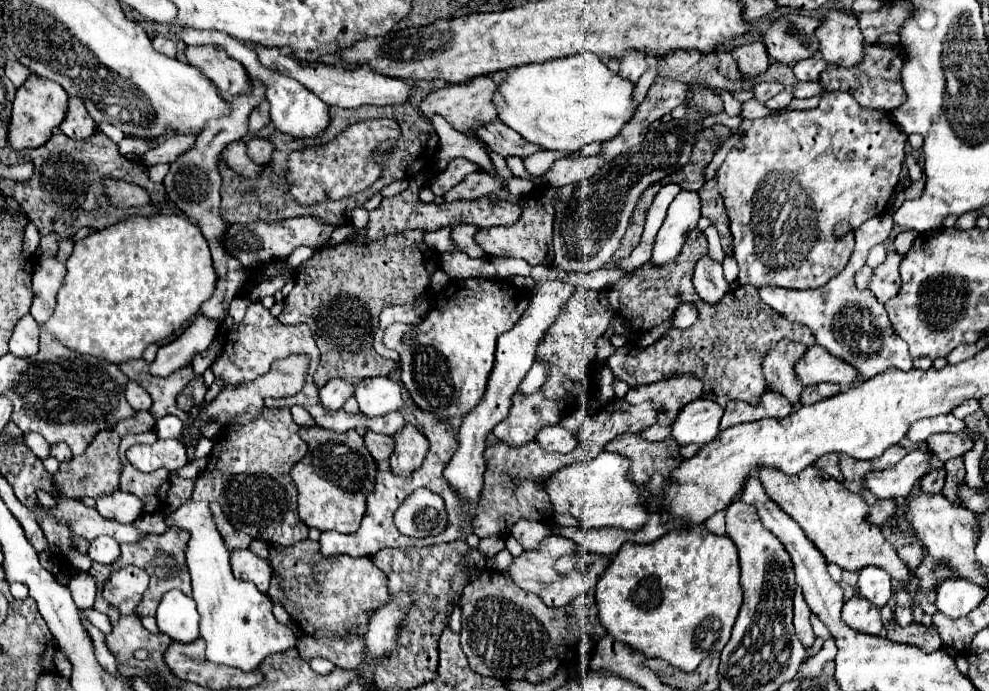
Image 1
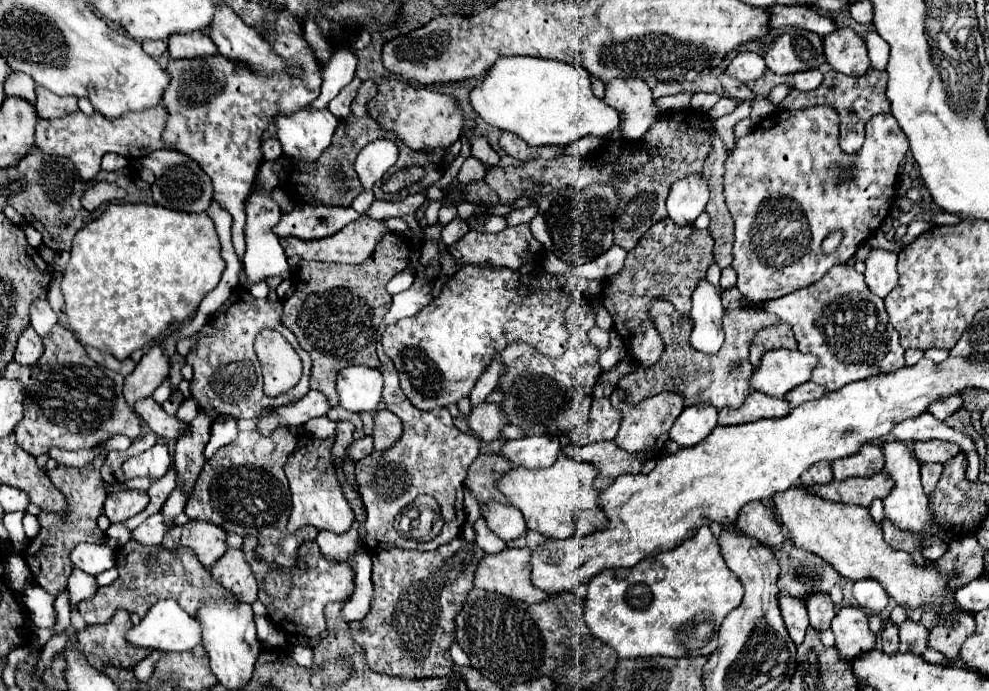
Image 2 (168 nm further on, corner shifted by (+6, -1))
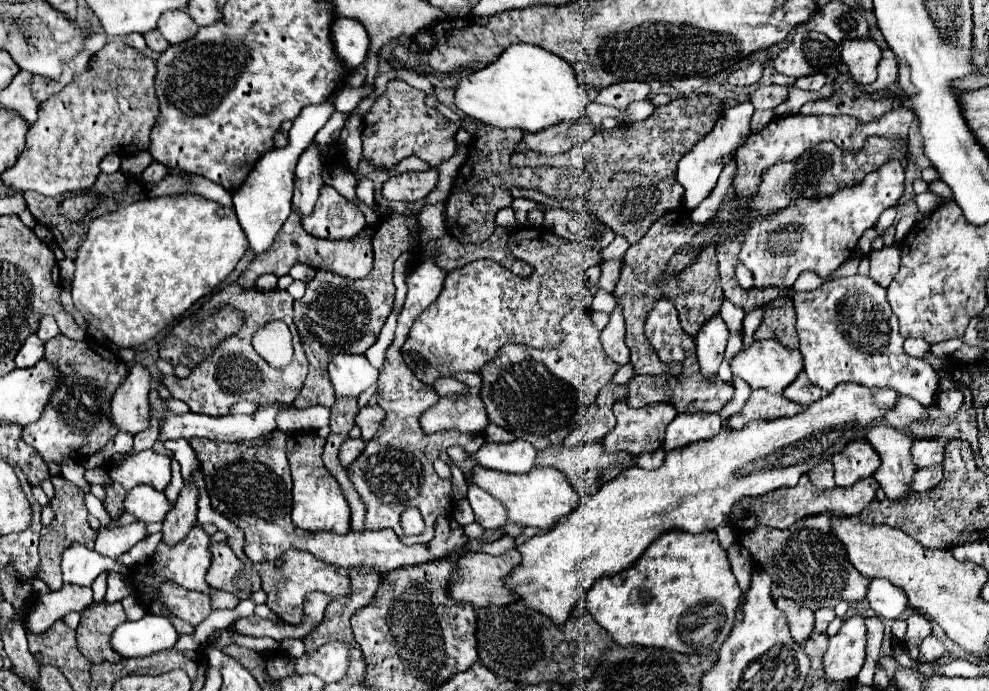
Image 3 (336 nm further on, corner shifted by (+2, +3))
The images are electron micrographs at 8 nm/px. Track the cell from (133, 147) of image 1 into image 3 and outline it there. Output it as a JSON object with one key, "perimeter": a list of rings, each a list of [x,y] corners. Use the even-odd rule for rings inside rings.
{"perimeter":[[[107,155],[101,161],[101,171],[103,173],[115,173],[115,171],[119,171],[119,167],[121,167],[121,159],[117,155]]]}

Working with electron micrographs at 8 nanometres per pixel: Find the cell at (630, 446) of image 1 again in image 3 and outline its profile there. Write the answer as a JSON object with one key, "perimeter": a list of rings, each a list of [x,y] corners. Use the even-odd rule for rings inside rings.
{"perimeter":[[[585,443],[577,447],[565,445],[551,445],[539,451],[539,465],[537,467],[557,467],[565,471],[573,487],[581,495],[595,495],[601,487],[601,473],[609,465],[623,465],[629,467],[629,453],[609,453],[601,443]]]}

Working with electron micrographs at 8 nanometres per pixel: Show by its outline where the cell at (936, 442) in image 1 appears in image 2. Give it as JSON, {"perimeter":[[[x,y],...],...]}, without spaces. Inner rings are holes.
{"perimeter":[[[915,441],[913,453],[919,463],[945,463],[959,453],[959,445],[949,441]]]}

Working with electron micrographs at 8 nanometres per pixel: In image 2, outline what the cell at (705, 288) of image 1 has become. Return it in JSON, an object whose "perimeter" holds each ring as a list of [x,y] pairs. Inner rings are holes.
{"perimeter":[[[699,281],[693,293],[693,309],[691,309],[691,345],[703,353],[717,353],[723,345],[723,305],[717,289],[709,281]]]}

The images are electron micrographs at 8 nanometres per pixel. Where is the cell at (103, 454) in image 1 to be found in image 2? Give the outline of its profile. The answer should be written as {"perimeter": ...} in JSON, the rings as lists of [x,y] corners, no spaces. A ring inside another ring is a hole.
{"perimeter":[[[105,453],[81,469],[69,469],[65,465],[59,465],[55,471],[47,473],[53,485],[67,497],[69,503],[75,505],[75,513],[67,513],[67,521],[63,521],[63,517],[41,513],[41,531],[37,533],[37,537],[29,541],[29,545],[23,551],[35,585],[43,587],[49,595],[57,595],[61,589],[67,587],[67,579],[73,571],[73,565],[69,561],[71,549],[83,541],[101,543],[105,537],[103,531],[97,527],[97,517],[101,515],[103,497],[107,497],[103,489],[103,479],[99,473],[103,459],[105,459]]]}

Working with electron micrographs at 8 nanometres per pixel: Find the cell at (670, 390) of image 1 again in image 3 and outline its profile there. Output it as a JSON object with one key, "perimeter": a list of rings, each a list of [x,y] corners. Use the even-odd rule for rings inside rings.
{"perimeter":[[[617,401],[613,405],[613,413],[617,417],[617,425],[603,439],[603,445],[607,447],[607,451],[629,451],[633,455],[641,455],[645,451],[655,451],[663,447],[665,427],[677,417],[675,409],[671,409],[669,403],[655,403],[655,405],[651,403],[651,405],[645,405],[643,409],[633,409],[625,401]]]}

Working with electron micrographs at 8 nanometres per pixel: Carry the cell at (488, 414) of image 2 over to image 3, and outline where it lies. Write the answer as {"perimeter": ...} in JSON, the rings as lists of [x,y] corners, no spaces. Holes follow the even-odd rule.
{"perimeter":[[[479,395],[451,397],[451,399],[441,397],[439,405],[433,405],[421,417],[421,425],[425,433],[447,431],[447,429],[483,433],[489,425],[489,419]]]}

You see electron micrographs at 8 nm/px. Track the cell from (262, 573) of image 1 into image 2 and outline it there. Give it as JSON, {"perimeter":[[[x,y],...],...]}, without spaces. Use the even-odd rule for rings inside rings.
{"perimeter":[[[227,549],[227,555],[223,555],[213,567],[211,567],[213,579],[235,593],[243,603],[257,601],[257,581],[251,573],[251,567],[245,563],[241,549]]]}

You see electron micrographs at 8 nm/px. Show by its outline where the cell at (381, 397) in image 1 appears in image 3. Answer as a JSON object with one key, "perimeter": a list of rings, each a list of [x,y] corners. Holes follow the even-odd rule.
{"perimeter":[[[335,355],[329,365],[329,377],[339,397],[359,397],[369,387],[377,385],[379,369],[365,355]]]}

